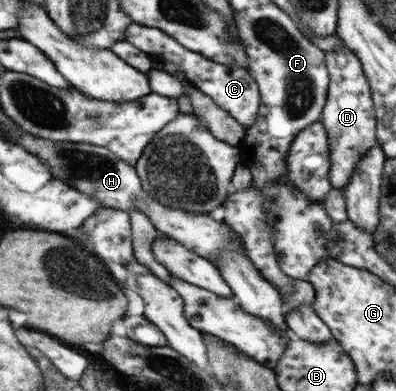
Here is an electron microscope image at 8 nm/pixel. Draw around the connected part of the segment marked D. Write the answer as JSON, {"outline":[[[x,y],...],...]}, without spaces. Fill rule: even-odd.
{"outline":[[[345,46],[339,47],[325,53],[325,64],[329,69],[330,83],[318,121],[329,136],[330,185],[343,192],[355,165],[376,145],[377,120],[372,91],[358,56]]]}

